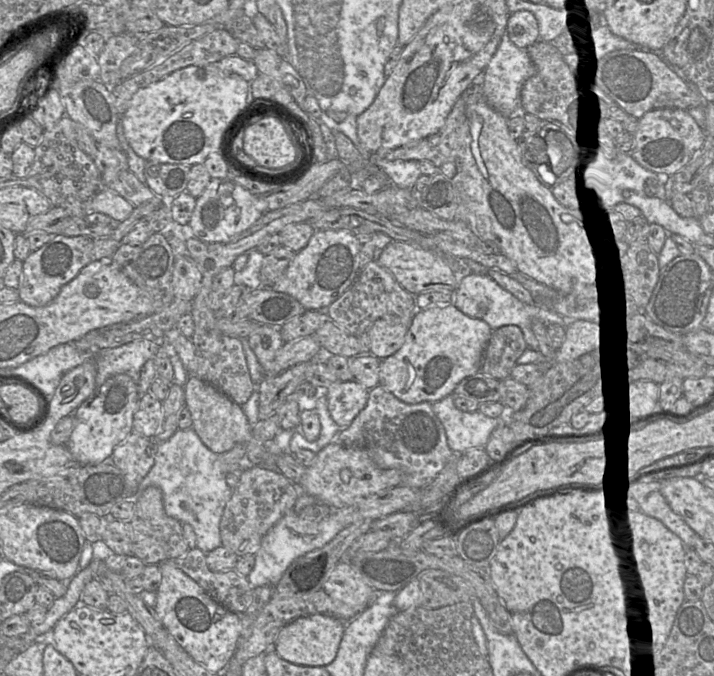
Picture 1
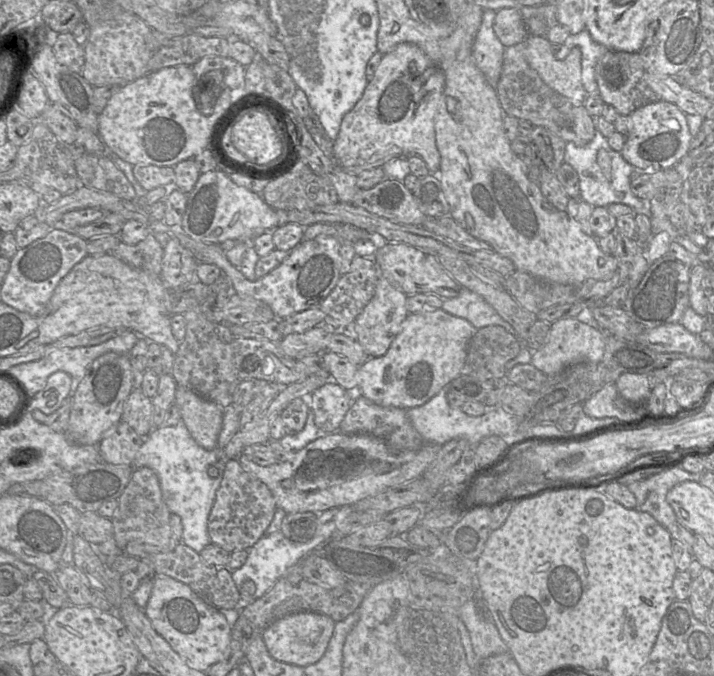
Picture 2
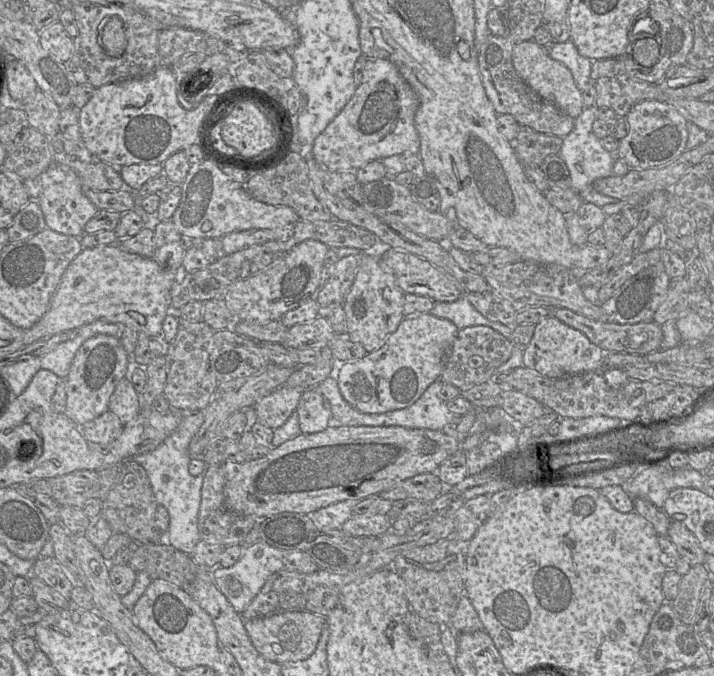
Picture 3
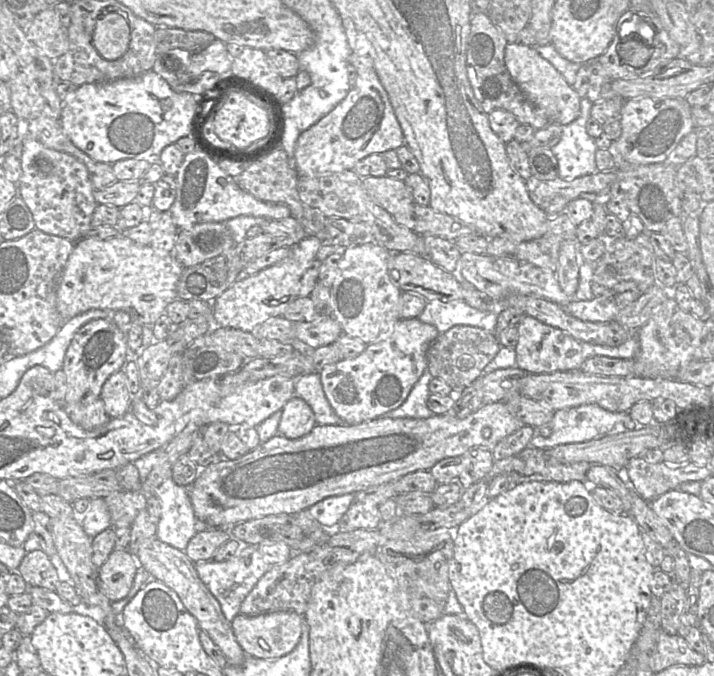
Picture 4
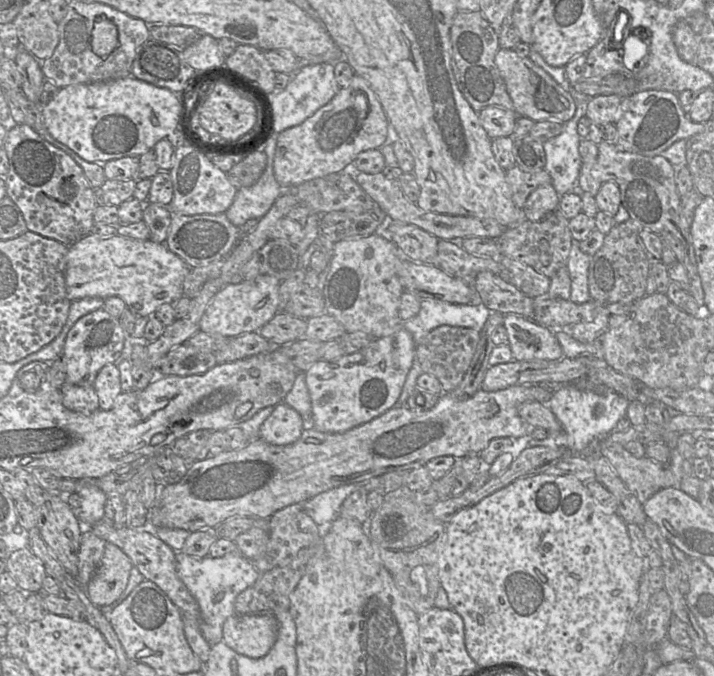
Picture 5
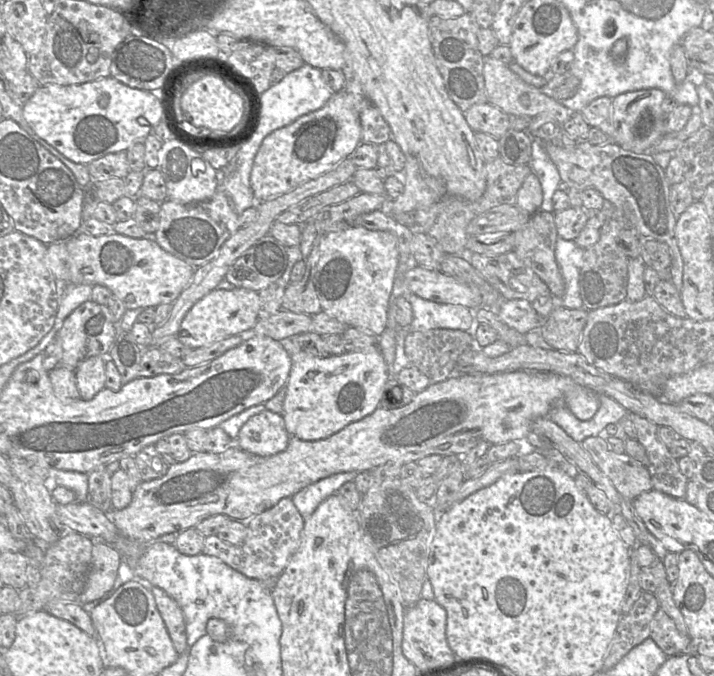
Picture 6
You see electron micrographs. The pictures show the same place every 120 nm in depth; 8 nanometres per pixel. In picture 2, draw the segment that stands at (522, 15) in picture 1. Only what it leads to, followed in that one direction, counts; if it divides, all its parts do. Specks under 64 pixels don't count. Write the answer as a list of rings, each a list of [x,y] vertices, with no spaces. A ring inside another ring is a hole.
[[[517,8],[497,10],[493,29],[495,35],[505,47],[521,43],[529,36],[525,20]]]

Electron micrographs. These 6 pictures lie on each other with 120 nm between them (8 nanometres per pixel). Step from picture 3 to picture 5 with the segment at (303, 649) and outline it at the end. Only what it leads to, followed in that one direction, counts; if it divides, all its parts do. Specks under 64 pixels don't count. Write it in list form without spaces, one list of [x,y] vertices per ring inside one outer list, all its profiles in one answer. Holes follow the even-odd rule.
[[[273,614],[238,615],[226,619],[222,642],[249,658],[266,656],[276,642],[278,621]]]

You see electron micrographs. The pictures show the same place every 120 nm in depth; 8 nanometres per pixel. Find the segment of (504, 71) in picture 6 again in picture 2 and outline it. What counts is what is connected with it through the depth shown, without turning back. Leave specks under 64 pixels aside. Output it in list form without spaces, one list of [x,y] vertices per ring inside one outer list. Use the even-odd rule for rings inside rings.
[[[528,36],[525,57],[531,68],[537,71],[541,79],[552,89],[567,97],[574,105],[584,105],[588,95],[581,78],[581,51],[574,48],[563,60],[557,60],[552,53],[552,44],[545,36]]]

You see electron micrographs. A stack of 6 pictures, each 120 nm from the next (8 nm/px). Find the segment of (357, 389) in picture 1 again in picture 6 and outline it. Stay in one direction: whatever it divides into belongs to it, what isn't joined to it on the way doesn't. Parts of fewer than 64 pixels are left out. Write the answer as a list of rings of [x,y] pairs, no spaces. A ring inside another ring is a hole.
[[[265,410],[248,419],[241,427],[235,444],[258,456],[271,456],[284,451],[290,435],[281,414]]]

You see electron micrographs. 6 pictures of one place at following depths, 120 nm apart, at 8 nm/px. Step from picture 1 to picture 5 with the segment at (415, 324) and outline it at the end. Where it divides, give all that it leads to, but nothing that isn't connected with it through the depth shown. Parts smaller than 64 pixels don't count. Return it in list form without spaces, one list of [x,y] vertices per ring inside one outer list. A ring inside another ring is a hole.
[[[402,326],[388,336],[372,339],[365,348],[356,353],[345,354],[331,362],[319,359],[304,372],[312,407],[311,420],[306,428],[314,428],[324,433],[343,433],[371,421],[396,406],[414,359],[413,337]]]

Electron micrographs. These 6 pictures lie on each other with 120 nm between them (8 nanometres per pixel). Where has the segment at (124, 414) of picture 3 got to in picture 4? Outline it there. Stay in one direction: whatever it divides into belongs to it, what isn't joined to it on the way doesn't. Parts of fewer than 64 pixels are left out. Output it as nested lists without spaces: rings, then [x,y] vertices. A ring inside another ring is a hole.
[[[123,370],[112,374],[103,384],[100,393],[105,411],[111,418],[120,418],[127,413],[132,396],[127,388],[127,379]]]

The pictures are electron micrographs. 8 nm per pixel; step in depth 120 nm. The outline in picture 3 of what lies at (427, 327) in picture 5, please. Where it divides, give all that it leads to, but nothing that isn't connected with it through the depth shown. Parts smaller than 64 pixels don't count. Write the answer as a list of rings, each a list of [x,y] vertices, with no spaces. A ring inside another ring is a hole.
[[[462,297],[453,302],[436,302],[429,313],[437,318],[449,320],[459,330],[471,326],[490,327],[510,341],[514,330],[500,322],[493,322],[485,318],[468,300]]]

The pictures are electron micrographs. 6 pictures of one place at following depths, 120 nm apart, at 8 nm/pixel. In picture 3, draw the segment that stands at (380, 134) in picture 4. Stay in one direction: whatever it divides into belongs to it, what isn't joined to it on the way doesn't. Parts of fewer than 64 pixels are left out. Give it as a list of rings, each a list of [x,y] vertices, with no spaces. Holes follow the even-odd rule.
[[[367,59],[361,83],[327,127],[315,138],[312,156],[330,172],[356,172],[373,160],[404,152],[418,154],[419,136],[415,127],[418,99],[394,63],[387,59]]]

